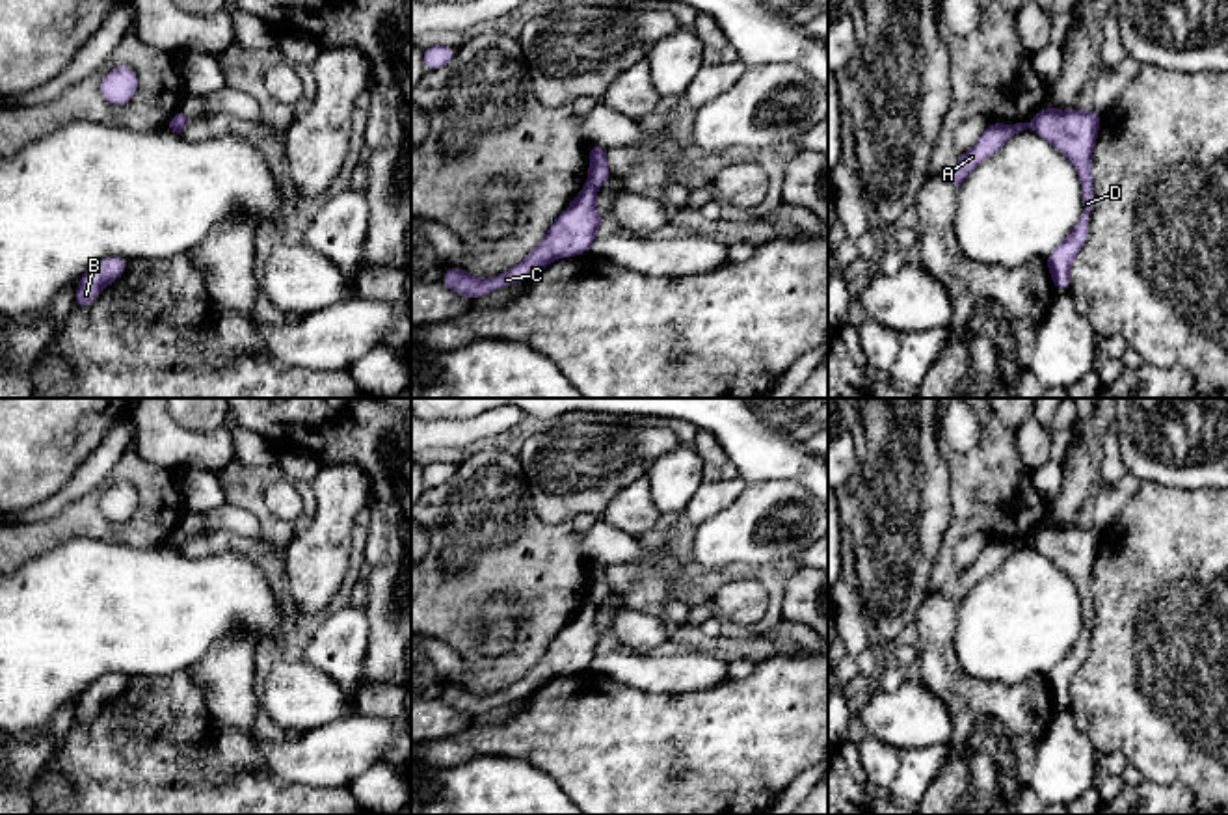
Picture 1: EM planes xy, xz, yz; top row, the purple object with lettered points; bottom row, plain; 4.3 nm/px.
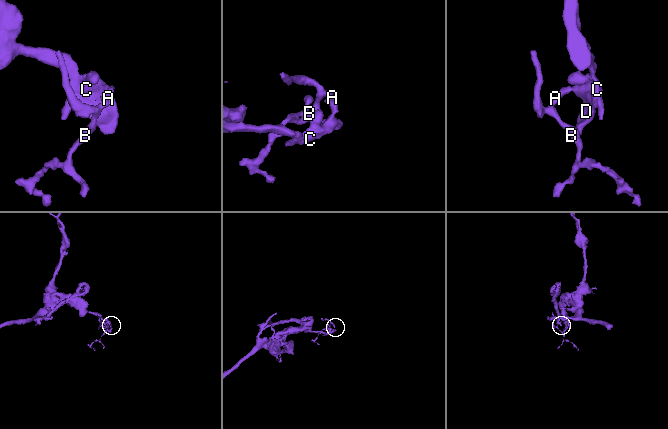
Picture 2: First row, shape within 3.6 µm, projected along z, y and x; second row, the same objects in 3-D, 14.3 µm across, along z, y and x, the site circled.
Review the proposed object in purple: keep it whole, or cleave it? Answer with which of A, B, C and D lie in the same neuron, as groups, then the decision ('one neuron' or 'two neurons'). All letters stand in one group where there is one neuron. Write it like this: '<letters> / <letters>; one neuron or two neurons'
A B / C D; two neurons

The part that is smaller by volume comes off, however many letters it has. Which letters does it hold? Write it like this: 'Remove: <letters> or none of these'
Remove: A, B

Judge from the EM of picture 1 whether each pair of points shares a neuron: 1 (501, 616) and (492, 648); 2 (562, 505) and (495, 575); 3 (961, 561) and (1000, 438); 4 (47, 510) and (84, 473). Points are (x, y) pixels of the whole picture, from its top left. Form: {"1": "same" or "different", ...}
{"1": "same", "2": "different", "3": "different", "4": "same"}

